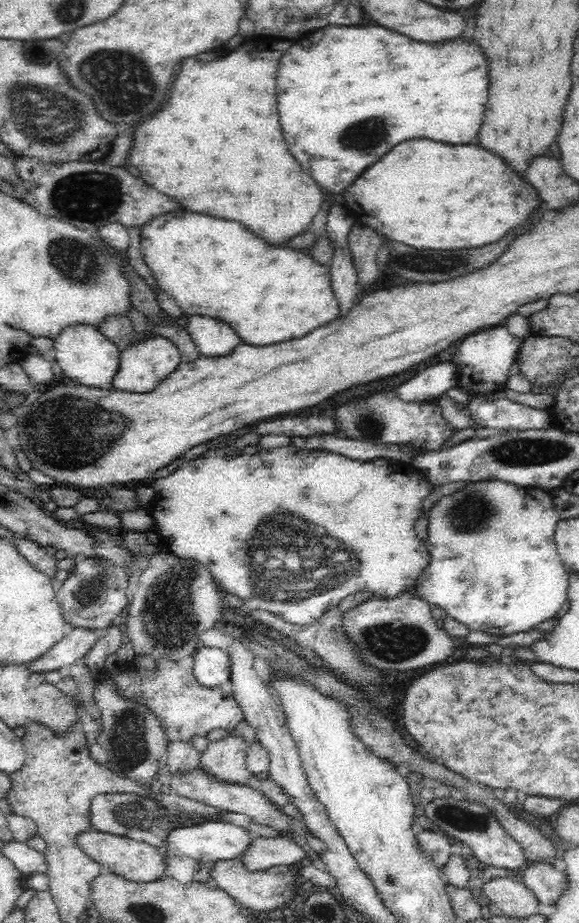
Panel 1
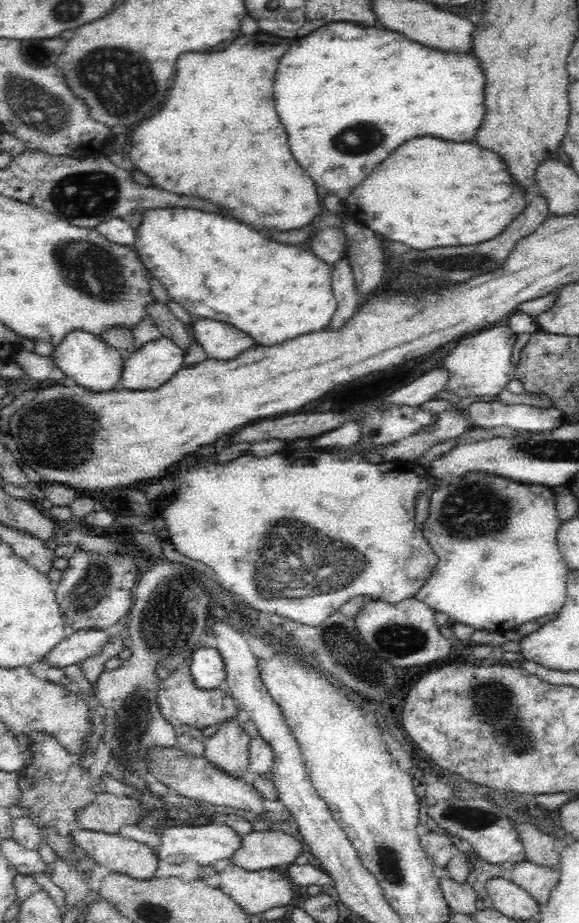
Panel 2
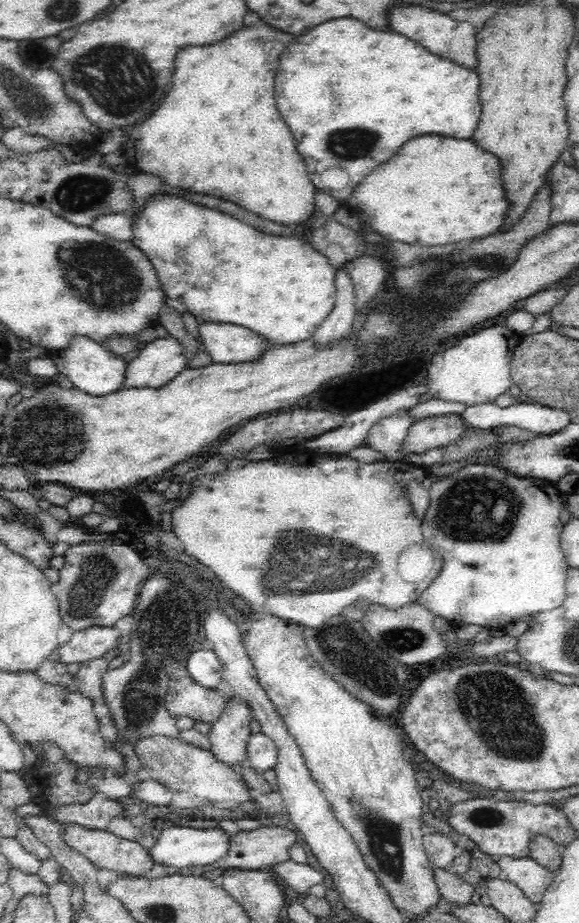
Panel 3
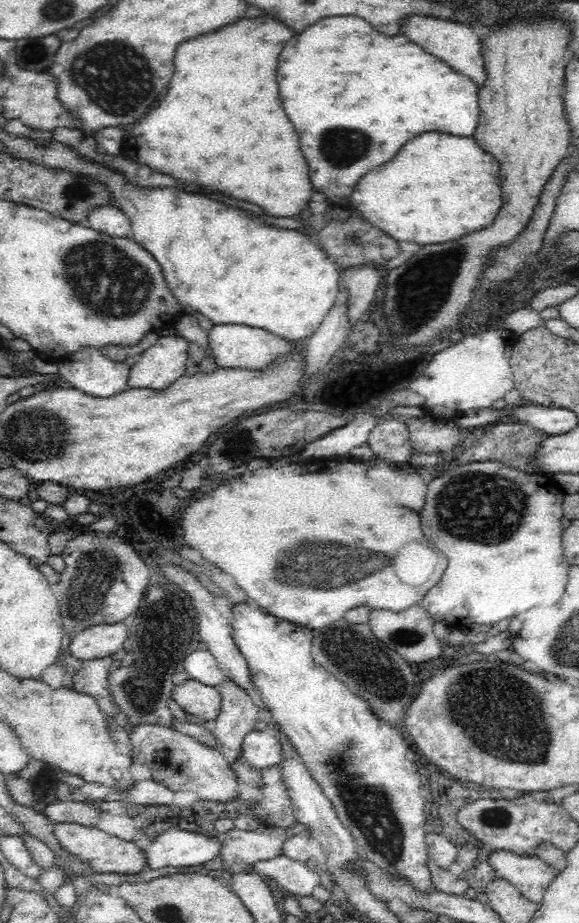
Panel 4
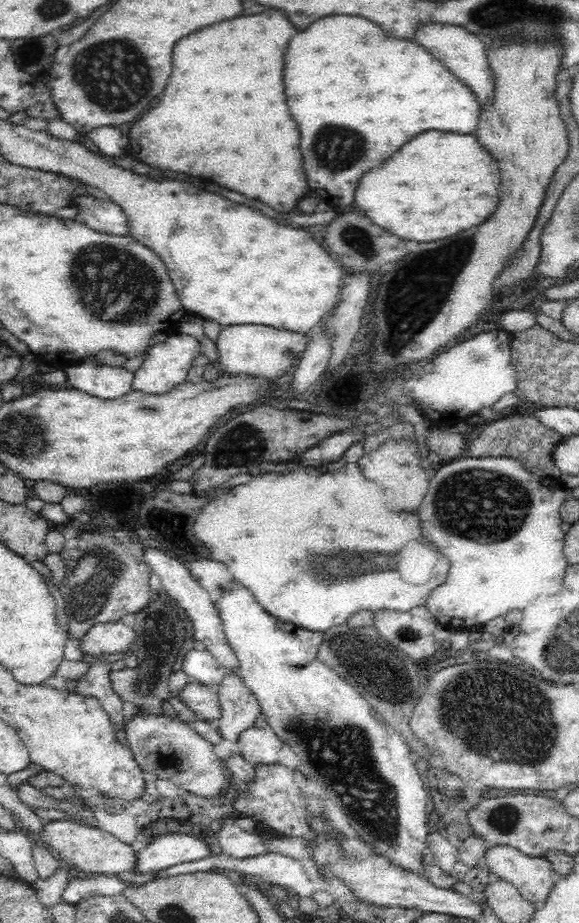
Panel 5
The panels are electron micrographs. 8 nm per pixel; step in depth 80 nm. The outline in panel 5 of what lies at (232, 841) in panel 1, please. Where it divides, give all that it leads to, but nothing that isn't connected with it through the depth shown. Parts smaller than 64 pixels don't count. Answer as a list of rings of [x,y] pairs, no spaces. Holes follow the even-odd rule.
[[[177,833],[161,835],[146,846],[136,847],[137,869],[134,874],[154,874],[210,854],[206,843],[196,837]]]

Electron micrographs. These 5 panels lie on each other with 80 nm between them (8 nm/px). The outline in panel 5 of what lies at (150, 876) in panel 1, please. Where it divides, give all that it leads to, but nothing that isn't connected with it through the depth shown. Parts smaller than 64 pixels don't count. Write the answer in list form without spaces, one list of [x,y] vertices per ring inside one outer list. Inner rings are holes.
[[[50,820],[42,824],[42,830],[38,832],[36,841],[44,843],[45,848],[55,850],[67,868],[104,875],[117,875],[120,872],[137,869],[136,845],[127,845],[105,830],[80,825],[74,820]]]

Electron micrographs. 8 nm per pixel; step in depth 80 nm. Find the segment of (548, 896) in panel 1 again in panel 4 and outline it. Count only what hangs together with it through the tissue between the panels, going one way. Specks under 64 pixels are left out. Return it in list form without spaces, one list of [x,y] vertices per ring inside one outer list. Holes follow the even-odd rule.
[[[509,850],[489,851],[487,864],[500,879],[513,884],[530,902],[540,904],[557,872],[536,856],[516,855]]]

